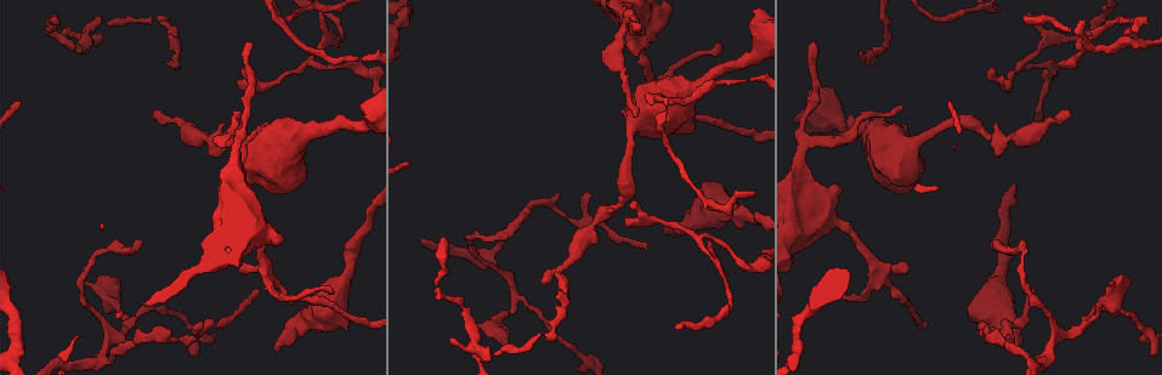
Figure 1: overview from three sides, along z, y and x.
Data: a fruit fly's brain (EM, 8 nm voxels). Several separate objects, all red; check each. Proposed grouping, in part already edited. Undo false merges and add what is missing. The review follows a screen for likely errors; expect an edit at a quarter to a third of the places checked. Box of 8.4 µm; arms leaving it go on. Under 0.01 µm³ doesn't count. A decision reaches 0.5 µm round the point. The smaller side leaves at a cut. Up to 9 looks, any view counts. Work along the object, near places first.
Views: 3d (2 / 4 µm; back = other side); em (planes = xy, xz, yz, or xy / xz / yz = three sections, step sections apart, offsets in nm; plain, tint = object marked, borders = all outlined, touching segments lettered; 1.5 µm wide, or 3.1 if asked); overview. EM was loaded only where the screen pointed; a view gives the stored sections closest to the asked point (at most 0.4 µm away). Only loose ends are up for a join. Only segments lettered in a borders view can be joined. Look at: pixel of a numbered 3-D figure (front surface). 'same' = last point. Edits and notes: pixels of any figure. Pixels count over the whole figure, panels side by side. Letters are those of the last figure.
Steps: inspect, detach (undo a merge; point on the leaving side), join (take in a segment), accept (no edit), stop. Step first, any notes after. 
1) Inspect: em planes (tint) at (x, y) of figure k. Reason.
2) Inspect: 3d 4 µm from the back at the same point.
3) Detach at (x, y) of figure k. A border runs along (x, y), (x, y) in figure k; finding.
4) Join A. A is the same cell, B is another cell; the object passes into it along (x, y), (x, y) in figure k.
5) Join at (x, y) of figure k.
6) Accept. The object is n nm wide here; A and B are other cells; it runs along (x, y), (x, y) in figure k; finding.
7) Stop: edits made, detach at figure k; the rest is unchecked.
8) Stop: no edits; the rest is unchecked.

Inspect: em planes (borders) at (648, 244) of figure 1. Branch stops here.

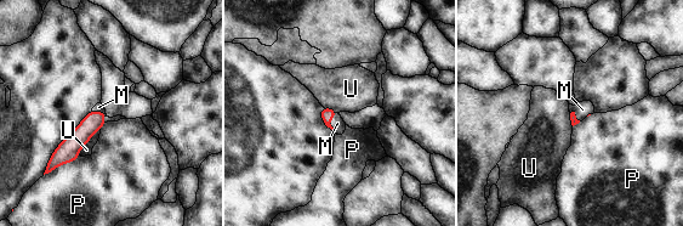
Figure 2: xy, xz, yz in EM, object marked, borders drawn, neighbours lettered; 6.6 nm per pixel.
Join M. M is the same cell, P and U are other cells; the object passes into it along (326, 114), (329, 123), (337, 123) in figure 2; the cell continues.

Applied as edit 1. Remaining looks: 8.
Inspect: em planes (borders) at (718, 44) of figure 1. Free end.

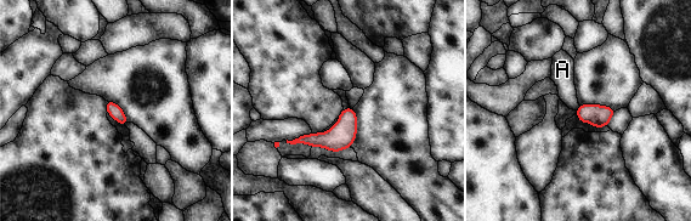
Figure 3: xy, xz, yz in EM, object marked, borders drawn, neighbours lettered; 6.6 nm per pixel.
Accept. The object is 90 nm wide here; A is another cell; none of them fits.

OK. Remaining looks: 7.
Inspect: 3d 2 µm at (361, 68) of figure 1. Calibre changes.

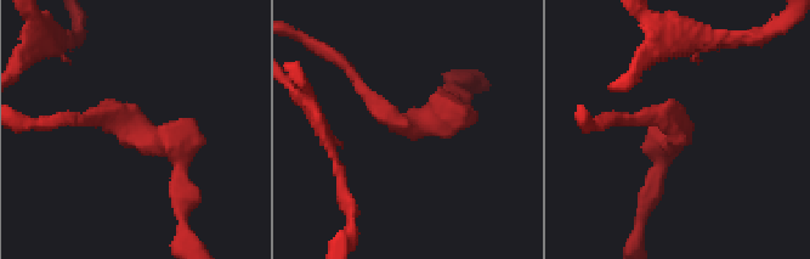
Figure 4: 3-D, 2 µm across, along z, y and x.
Inspect: em yz step 8 (tint) at (137, 129) of figure 4.

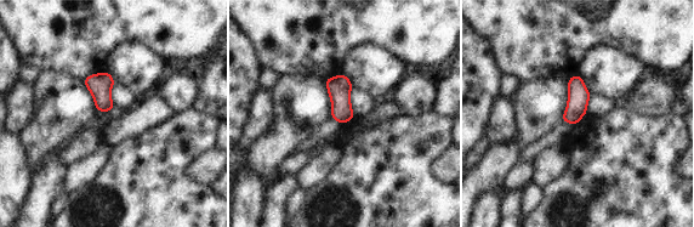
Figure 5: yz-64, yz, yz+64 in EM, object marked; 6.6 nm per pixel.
Inspect: em planes (borders) at the same point. Another direction.

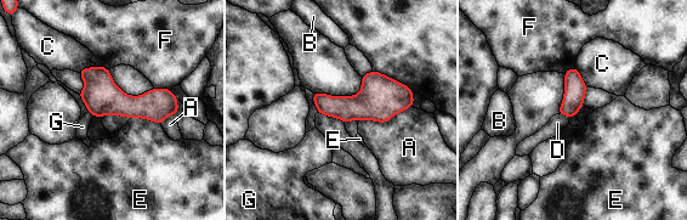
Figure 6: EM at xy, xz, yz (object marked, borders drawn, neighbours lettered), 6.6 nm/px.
Accept. A, B, C, D, E, F and G are other cells; it runs along (83, 73), (121, 105), (175, 108) in figure 6; all the same cell.

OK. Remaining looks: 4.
Inspect: 3d 4 µm at (1066, 110) of figure 1. Long arm stops here.

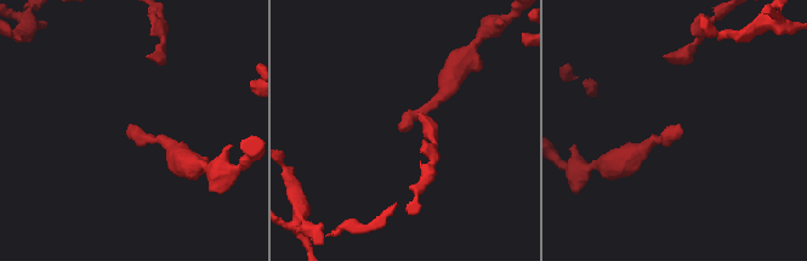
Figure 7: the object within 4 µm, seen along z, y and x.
Inspect: em planes (plain) at (400, 127) of figure 7. Now the EM.

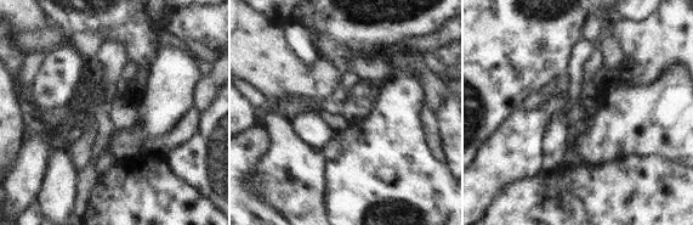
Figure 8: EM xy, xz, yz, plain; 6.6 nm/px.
Inspect: em planes (borders) at the same point. What lies round it.

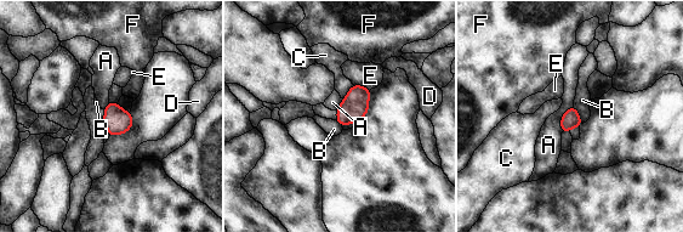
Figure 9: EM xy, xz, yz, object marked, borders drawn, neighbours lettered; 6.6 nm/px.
Accept. A, B, C, D, E and F are other cells; a border runs along (573, 106), (582, 123) in figure 9; none of them fits.

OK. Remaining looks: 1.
Stop: edits made, join at figure 2; the rest is unchecked.

